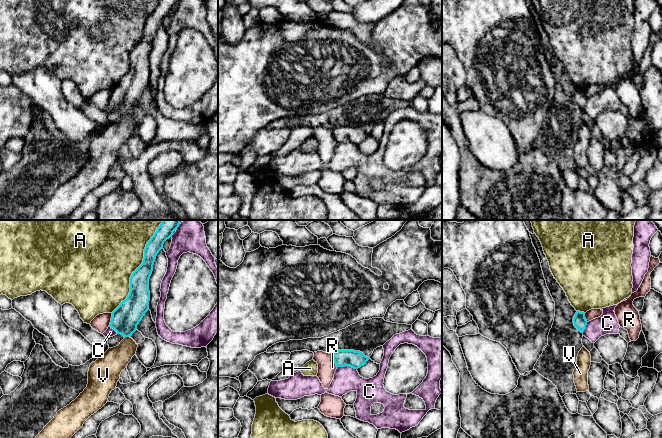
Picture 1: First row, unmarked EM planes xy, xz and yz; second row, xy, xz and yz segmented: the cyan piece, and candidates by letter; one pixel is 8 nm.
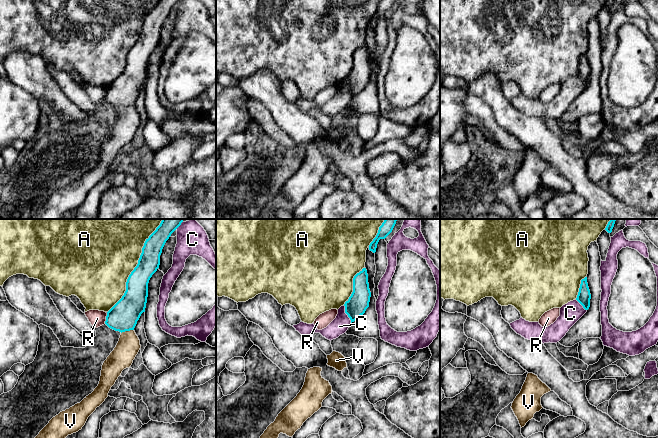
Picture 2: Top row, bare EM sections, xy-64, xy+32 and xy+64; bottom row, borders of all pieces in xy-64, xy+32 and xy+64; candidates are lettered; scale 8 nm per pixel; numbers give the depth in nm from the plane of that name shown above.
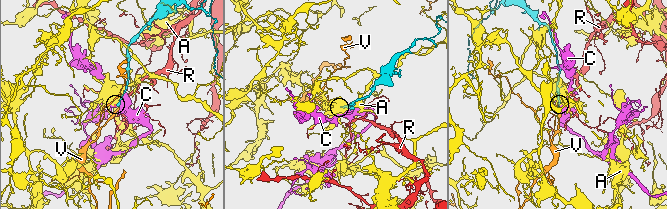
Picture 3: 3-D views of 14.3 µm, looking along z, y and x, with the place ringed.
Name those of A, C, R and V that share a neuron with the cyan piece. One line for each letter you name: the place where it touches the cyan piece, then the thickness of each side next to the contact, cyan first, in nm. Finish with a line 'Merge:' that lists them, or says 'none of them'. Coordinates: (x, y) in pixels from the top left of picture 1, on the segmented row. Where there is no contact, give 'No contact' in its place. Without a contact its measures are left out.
V: Touches cyan at xy (127, 336). Thickness 220 nm (cyan) against 200 nm
Merge: V

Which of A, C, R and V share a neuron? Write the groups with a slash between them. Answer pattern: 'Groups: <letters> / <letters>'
Groups: A / C / R / V

